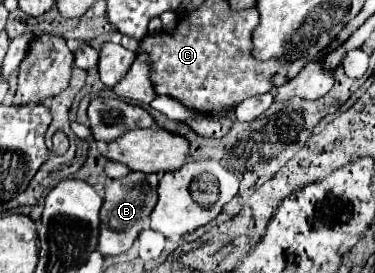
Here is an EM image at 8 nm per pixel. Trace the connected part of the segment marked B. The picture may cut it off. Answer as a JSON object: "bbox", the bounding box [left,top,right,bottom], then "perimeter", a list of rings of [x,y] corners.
{"bbox":[99,173,157,255],"perimeter":[[[131,173],[123,179],[113,179],[105,187],[105,203],[101,207],[101,237],[99,237],[99,251],[109,255],[119,255],[131,249],[133,241],[139,237],[141,229],[147,225],[149,215],[157,201],[157,175],[145,175],[145,173]]]}

